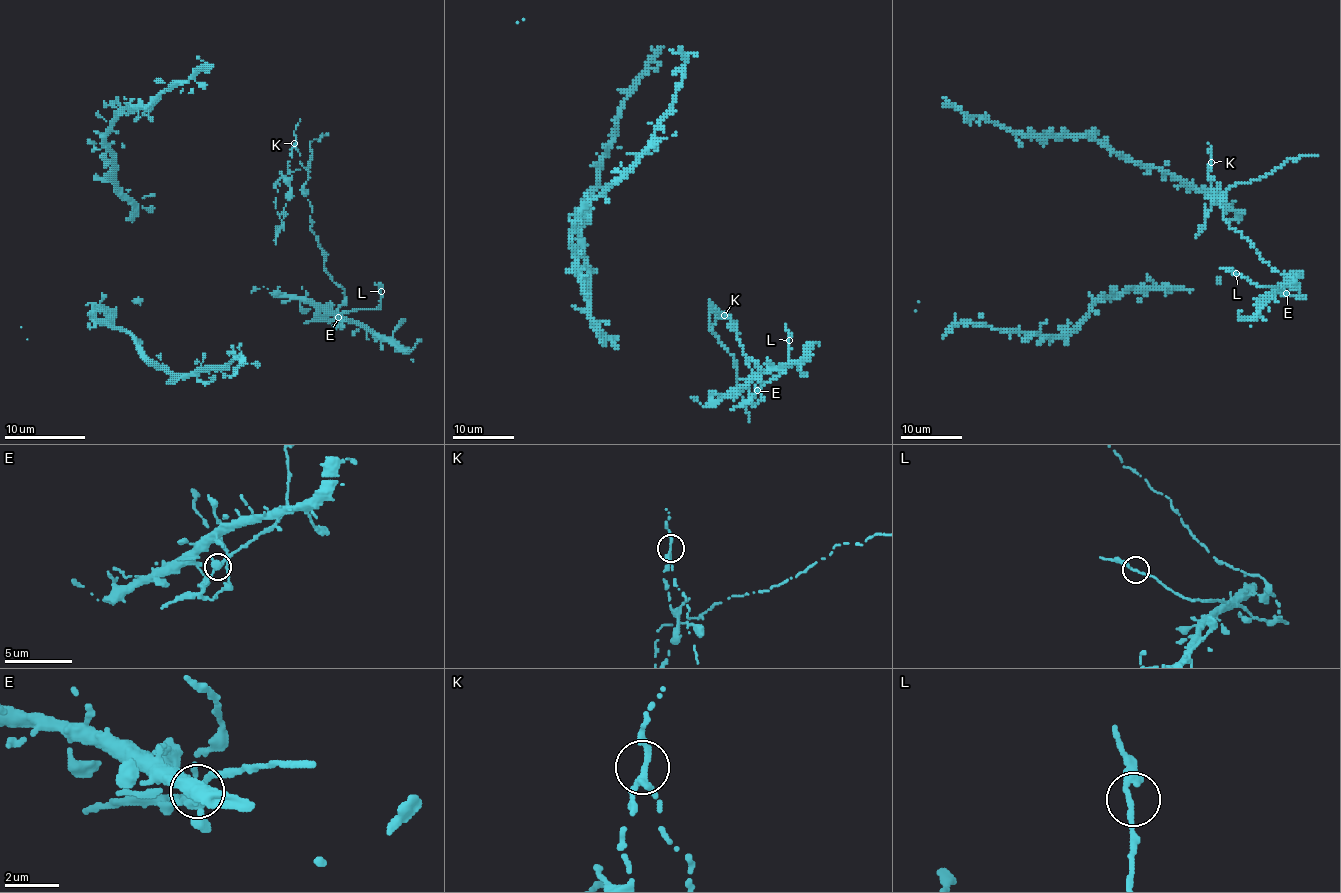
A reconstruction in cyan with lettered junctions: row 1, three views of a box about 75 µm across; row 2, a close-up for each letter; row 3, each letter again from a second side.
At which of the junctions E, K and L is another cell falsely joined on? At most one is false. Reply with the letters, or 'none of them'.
K

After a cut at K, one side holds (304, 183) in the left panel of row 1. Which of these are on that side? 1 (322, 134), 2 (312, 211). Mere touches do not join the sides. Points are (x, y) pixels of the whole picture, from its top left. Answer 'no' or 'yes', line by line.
1: no
2: yes

